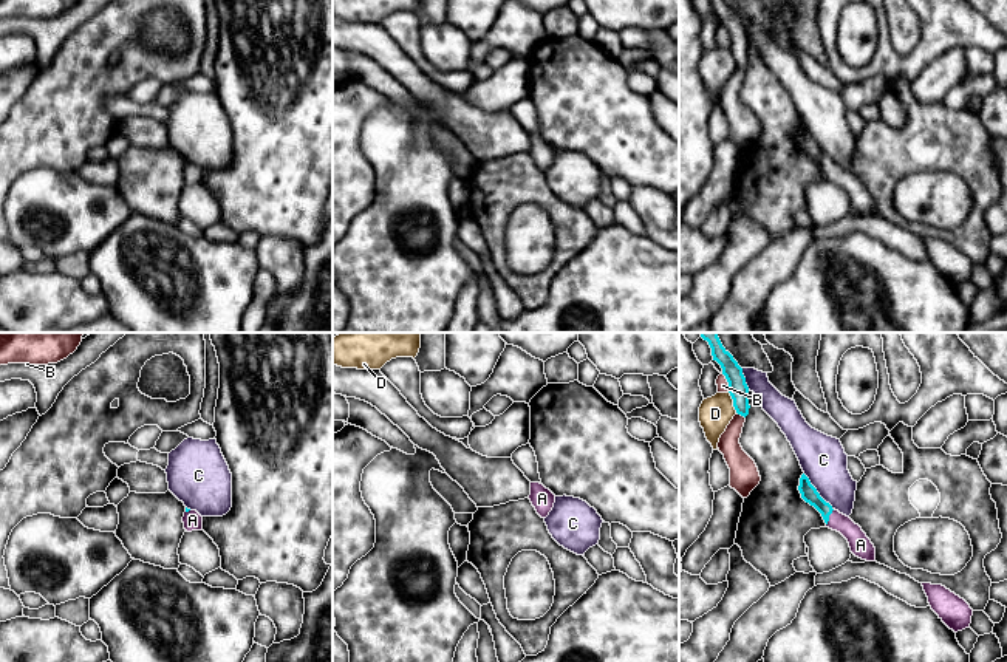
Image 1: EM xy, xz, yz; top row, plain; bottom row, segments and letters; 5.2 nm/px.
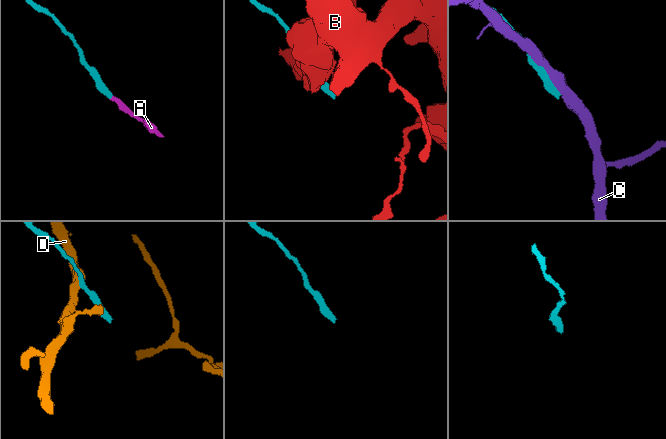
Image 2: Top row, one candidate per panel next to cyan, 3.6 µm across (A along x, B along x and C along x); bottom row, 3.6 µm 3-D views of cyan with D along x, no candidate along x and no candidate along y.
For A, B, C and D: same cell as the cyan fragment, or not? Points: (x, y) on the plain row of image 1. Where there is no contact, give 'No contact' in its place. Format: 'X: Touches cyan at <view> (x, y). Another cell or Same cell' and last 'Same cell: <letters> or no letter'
A: Touches cyan at yz (828, 170). Same cell
B: Touches cyan at yz (727, 34). Another cell
C: Touches cyan at yz (817, 146). Another cell
D: Touches cyan at yz (733, 56). Another cell
Same cell: A

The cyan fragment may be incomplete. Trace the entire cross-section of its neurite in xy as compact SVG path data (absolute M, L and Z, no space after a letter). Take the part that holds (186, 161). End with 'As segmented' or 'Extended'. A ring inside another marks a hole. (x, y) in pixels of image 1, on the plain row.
M186 161L183 176L187 186L203 184L203 170L196 164L190 164Z. Extended

